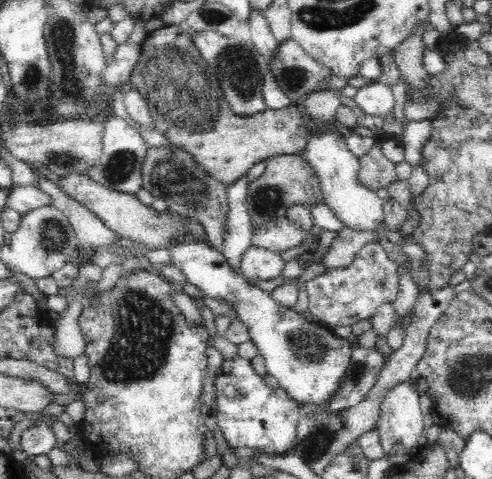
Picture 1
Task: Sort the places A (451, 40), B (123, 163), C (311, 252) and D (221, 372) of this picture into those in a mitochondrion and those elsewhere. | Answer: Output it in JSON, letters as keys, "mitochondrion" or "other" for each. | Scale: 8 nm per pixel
{"A":"other","B":"mitochondrion","C":"other","D":"other"}

